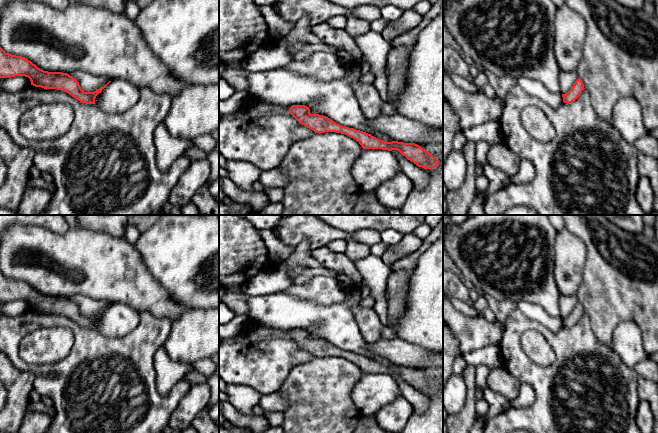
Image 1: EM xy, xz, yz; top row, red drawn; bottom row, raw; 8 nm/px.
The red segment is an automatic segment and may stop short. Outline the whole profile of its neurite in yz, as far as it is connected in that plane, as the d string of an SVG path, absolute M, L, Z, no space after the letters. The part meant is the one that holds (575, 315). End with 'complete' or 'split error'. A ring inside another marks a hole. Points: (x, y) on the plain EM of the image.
M578 302L571 313L566 318L562 318L563 326L567 328L574 326L584 313L585 312L582 304Z | complete

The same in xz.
M292 329L289 336L300 348L315 357L336 356L345 358L355 363L363 373L397 374L408 384L424 393L439 390L438 384L431 377L415 367L380 364L366 356L337 348L326 340L311 338L309 331L305 329Z | complete

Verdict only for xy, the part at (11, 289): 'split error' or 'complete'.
complete

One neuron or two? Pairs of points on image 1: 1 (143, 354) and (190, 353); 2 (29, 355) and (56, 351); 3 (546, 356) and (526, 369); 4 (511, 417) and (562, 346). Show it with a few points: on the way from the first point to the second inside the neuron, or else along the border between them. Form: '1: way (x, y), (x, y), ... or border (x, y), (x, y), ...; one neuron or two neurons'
1: border (172, 324), (169, 336), (162, 346); two neurons
2: way (36, 351), (49, 351); one neuron
3: border (520, 344), (537, 364), (549, 366), (556, 359); two neurons
4: way (533, 411), (547, 397), (547, 385), (554, 368); one neuron

